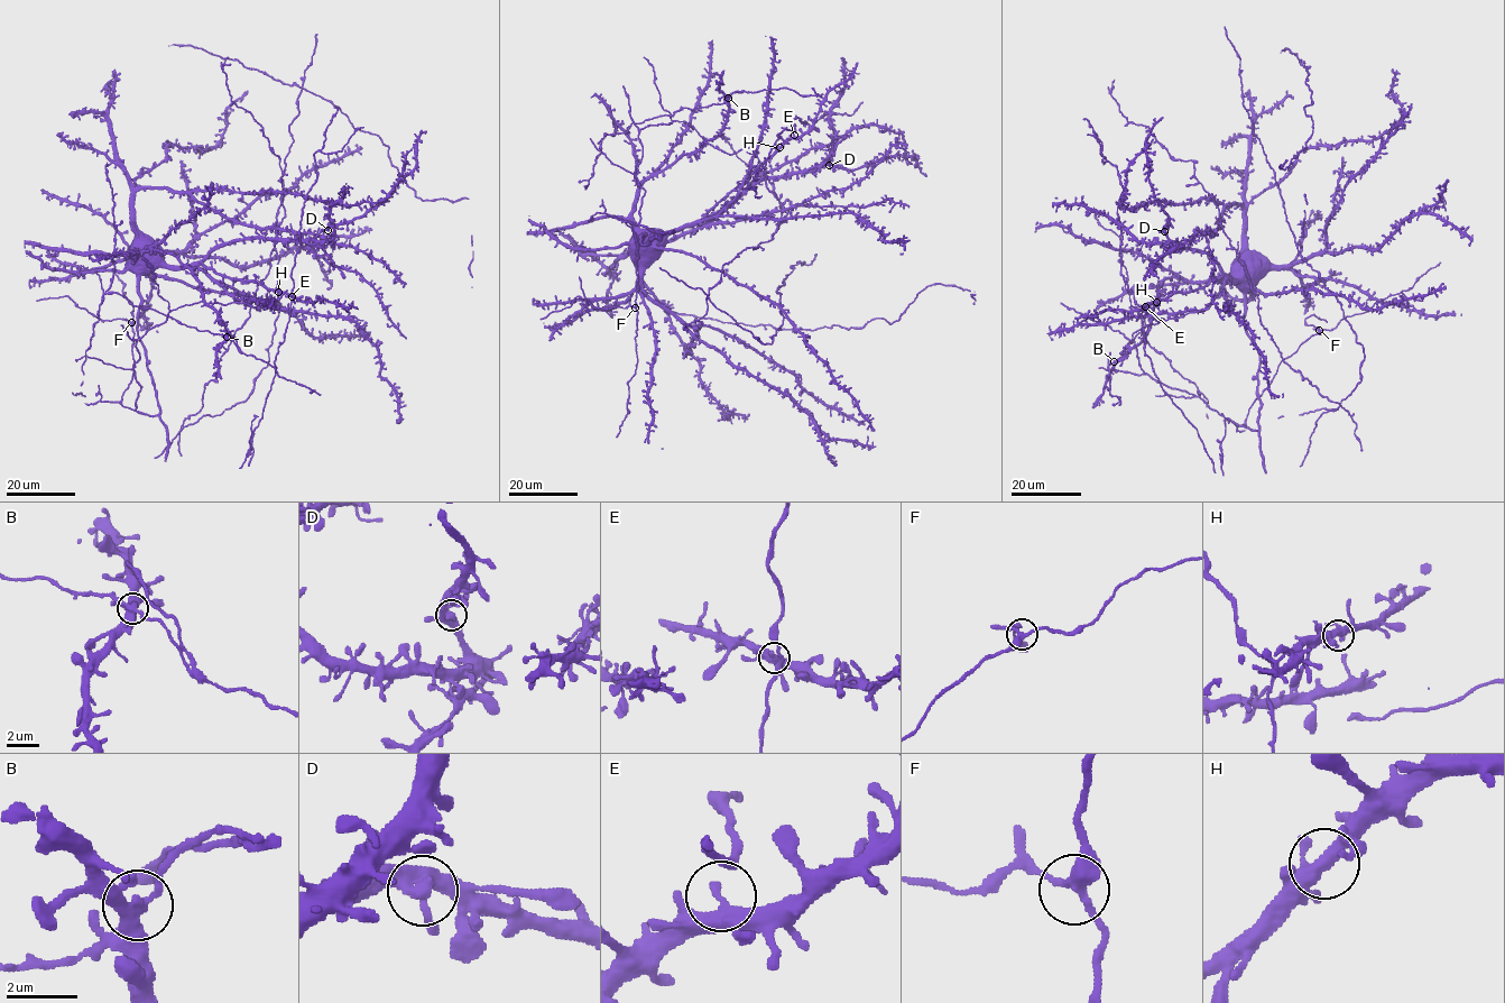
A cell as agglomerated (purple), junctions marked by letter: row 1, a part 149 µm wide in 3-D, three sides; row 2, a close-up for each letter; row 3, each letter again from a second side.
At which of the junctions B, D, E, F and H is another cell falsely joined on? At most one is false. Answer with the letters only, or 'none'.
B

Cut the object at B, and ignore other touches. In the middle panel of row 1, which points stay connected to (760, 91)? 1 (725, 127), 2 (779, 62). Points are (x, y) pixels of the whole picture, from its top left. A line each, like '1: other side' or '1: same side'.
1: other side
2: other side

